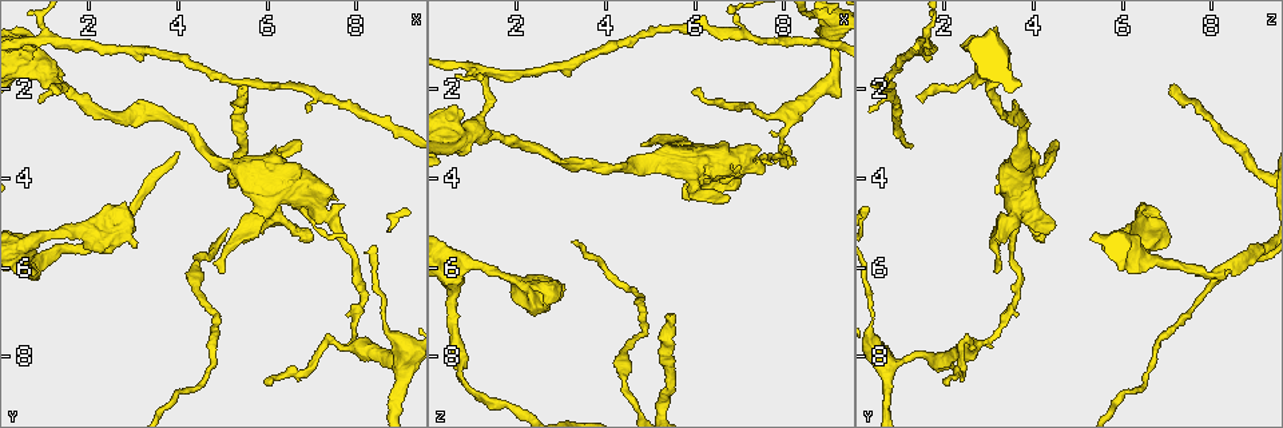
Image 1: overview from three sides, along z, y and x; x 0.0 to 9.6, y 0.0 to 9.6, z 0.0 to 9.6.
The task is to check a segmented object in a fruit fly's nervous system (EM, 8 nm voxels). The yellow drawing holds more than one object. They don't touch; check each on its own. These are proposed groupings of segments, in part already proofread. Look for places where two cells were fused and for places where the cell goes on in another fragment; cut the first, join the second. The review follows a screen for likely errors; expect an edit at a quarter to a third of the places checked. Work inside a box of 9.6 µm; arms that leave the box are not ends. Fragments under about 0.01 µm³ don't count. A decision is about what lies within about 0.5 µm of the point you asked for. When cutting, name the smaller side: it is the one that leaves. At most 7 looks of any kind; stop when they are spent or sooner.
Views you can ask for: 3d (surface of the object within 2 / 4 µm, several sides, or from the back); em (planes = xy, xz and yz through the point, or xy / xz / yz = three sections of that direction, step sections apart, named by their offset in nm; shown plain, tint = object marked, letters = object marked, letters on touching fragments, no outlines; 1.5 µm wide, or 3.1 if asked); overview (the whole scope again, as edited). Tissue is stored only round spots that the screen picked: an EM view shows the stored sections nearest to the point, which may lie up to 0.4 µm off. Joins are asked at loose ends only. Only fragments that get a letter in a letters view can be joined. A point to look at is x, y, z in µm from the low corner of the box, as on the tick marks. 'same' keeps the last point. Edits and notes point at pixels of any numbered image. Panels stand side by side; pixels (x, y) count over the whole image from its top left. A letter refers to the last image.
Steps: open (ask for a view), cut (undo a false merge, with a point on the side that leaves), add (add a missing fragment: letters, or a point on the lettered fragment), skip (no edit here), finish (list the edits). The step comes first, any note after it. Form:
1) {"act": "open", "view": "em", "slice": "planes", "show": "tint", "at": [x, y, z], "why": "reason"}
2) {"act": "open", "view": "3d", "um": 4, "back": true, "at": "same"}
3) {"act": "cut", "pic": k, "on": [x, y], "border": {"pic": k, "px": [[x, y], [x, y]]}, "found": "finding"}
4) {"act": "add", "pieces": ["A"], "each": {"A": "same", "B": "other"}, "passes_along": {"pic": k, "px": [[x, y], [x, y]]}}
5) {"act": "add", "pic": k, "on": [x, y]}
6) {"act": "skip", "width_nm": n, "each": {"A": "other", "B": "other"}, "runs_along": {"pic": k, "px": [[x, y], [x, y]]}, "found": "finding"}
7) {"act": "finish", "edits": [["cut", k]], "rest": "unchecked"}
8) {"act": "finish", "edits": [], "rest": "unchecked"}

{"act": "open", "view": "3d", "um": 4, "at": [1.10, 0.95, 1.55], "why": "arms part here"}

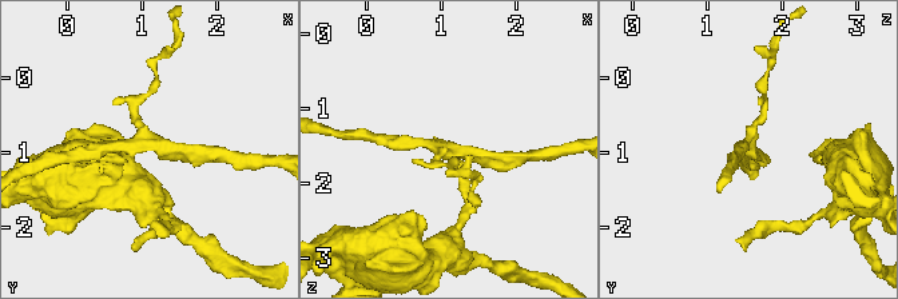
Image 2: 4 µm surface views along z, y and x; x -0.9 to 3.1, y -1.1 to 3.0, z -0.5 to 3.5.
{"act": "open", "view": "em", "slice": "planes", "show": "letters", "at": [1.20, 0.90, 1.55], "arms": 3}

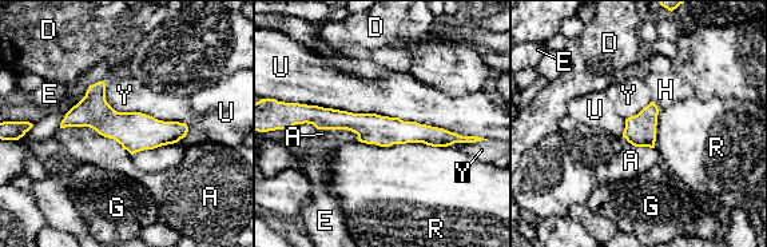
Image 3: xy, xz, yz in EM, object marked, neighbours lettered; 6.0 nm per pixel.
{"act": "skip", "longest_contact_nm": ["U", 1100], "each": {"A": "other", "D": "other", "E": "other", "G": "other", "H": "other", "R": "other", "U": "other", "Y": "other"}, "found": "one cell here"}

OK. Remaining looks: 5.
{"act": "open", "view": "3d", "um": 2, "at": [5.55, 2.00, 7.05], "why": "an open end"}

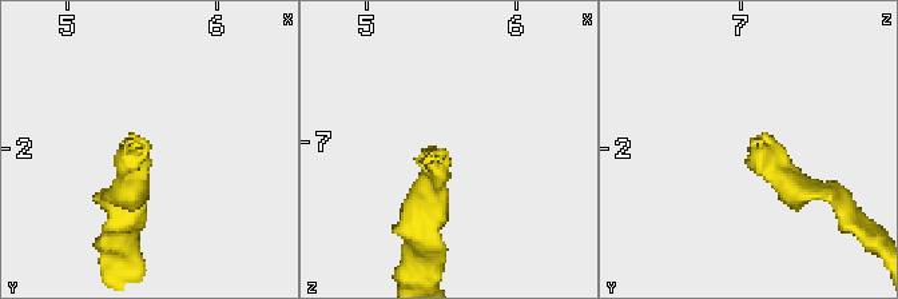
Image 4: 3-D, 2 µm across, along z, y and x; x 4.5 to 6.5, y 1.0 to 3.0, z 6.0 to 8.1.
{"act": "open", "view": "em", "slice": "planes", "show": "letters", "at": [5.54, 1.94, 7.10], "why": "need the tissue"}

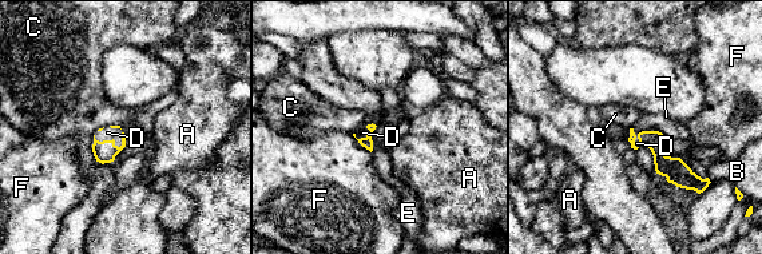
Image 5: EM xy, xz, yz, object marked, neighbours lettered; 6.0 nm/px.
{"act": "add", "pieces": ["D"], "each": {"A": "other", "B": "other", "C": "other", "D": "same", "E": "other", "F": "other"}, "passes_along": {"pic": 5, "px": [[104, 151], [107, 141], [107, 133]]}, "found": "it goes on there"}

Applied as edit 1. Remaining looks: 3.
{"act": "open", "view": "em", "slice": "planes", "show": "plain", "at": [7.00, 5.35, 4.00], "why": "an open end"}

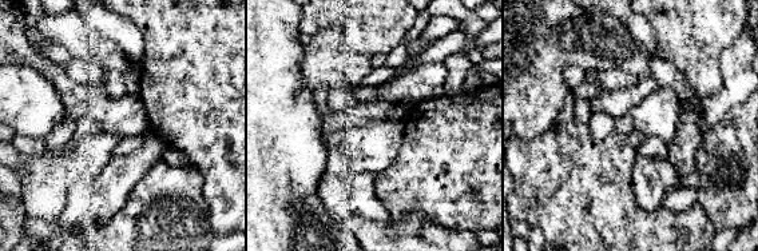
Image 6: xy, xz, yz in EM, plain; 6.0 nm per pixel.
{"act": "open", "view": "em", "slice": "planes", "show": "tint", "at": "same", "why": "with the object marked"}

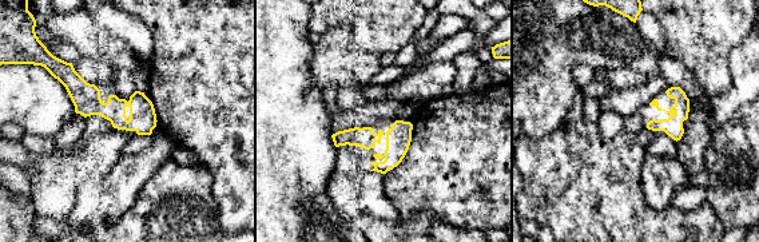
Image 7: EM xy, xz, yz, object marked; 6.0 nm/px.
{"act": "open", "view": "em", "slice": "planes", "show": "letters", "at": "same"}

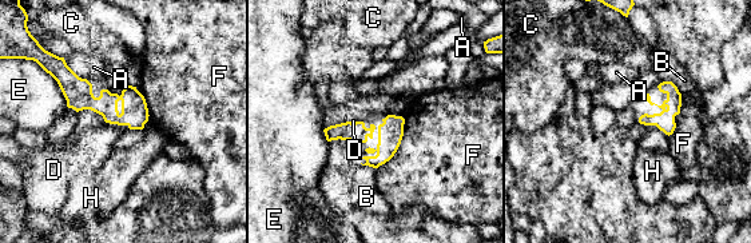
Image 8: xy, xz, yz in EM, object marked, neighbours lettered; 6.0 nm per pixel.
{"act": "skip", "each": {"A": "other", "B": "other", "C": "other", "D": "other", "E": "other", "F": "other", "H": "other"}, "found": "no lettered fragment goes on from it"}

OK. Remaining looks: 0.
{"act": "finish", "edits": [["add", 5]], "rest": "unchecked"}

